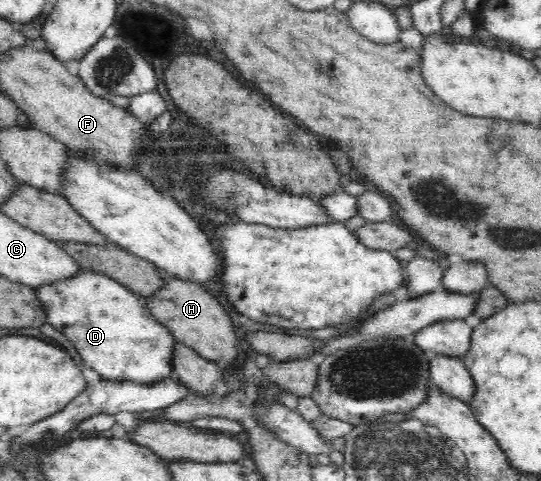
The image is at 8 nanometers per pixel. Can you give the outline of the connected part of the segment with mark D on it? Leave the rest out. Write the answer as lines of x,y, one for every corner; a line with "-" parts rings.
80,270
70,279
44,285
36,290
38,300
46,312
47,323
72,341
82,360
103,378
112,381
147,384
170,377
176,340
170,330
158,322
147,309
142,296
134,294
110,276
90,270

